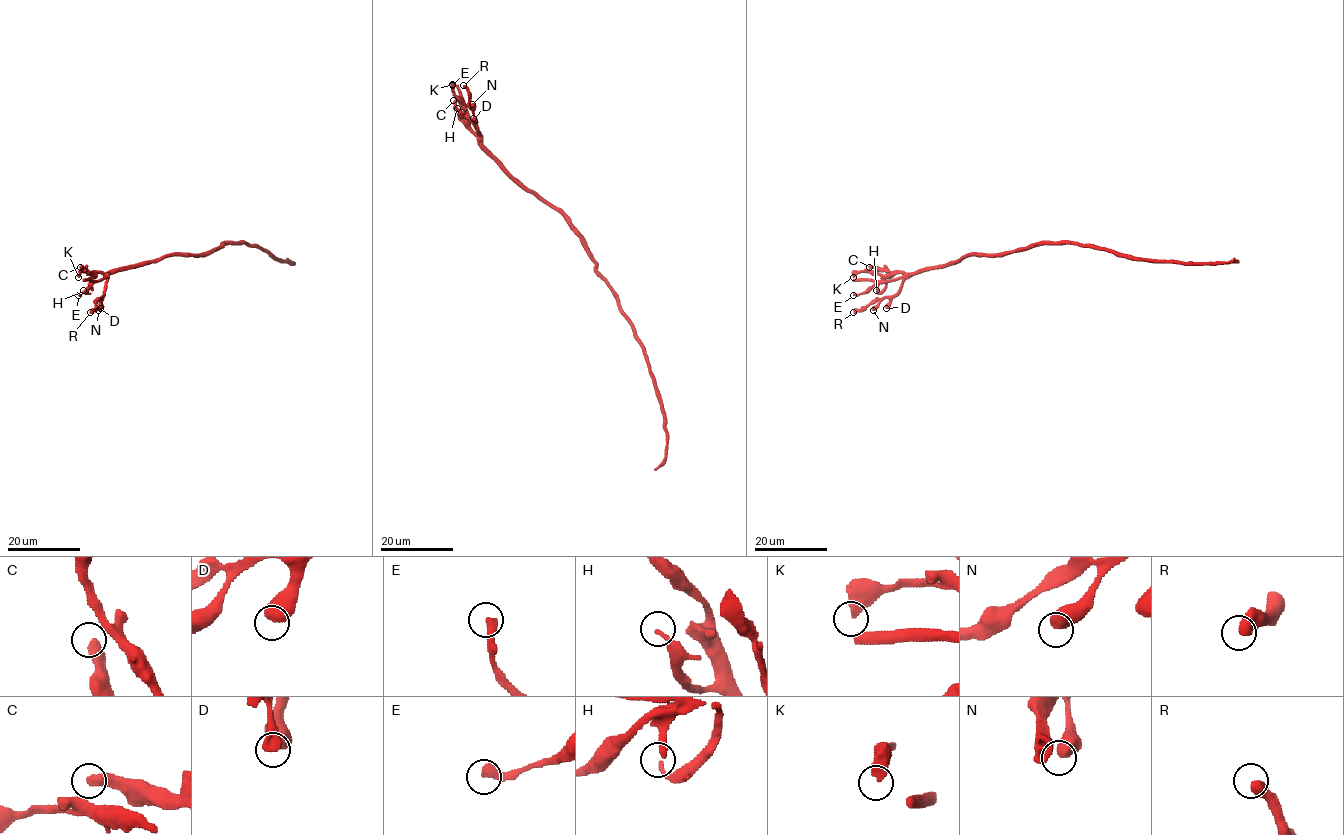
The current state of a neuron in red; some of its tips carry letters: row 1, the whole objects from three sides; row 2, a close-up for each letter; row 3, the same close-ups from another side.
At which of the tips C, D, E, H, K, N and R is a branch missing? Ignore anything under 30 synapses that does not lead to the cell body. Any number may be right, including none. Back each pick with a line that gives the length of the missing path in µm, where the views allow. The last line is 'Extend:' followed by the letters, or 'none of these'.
Extend: none of these

